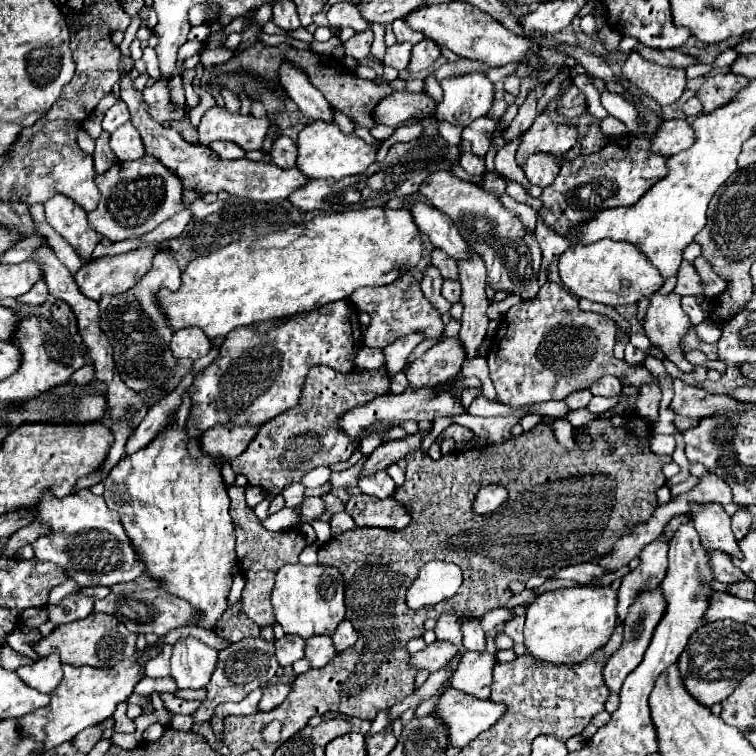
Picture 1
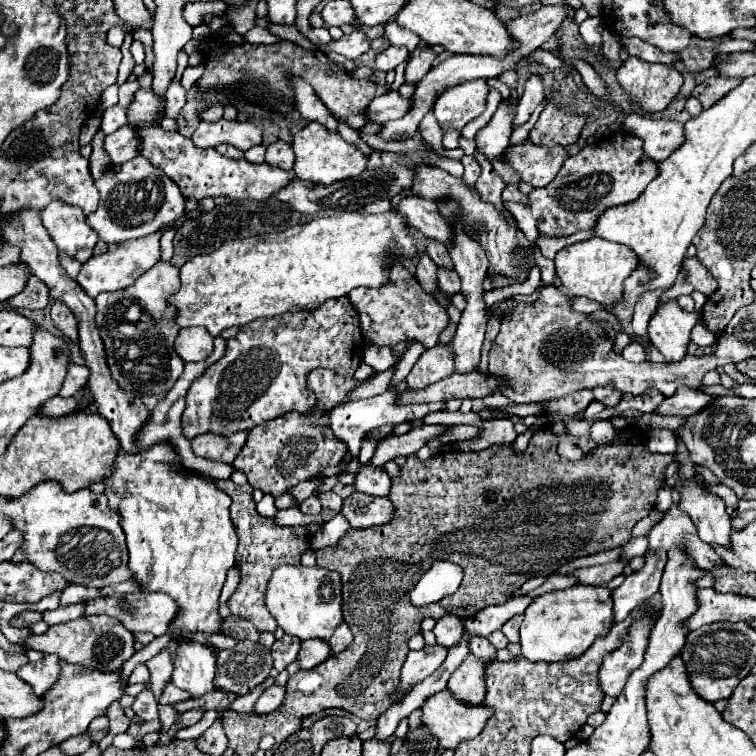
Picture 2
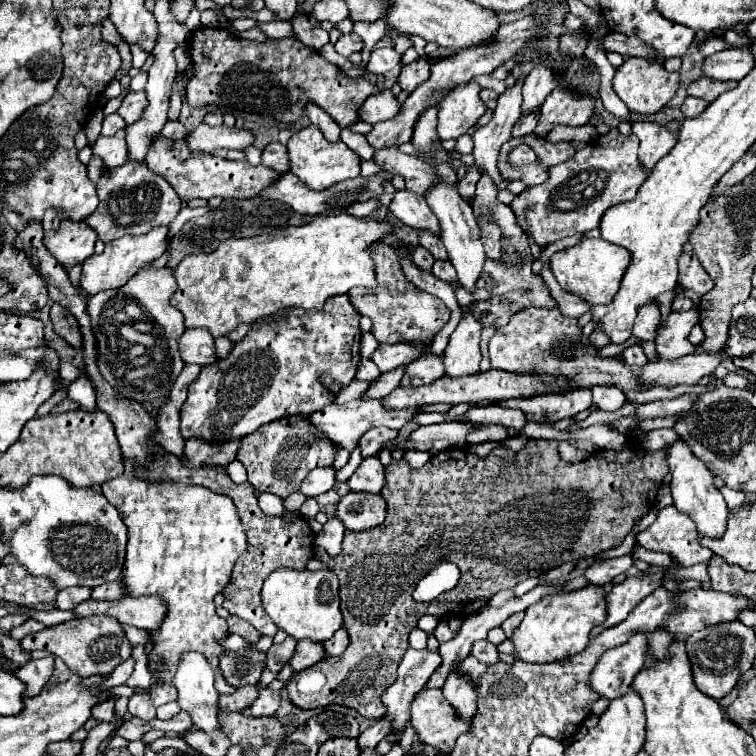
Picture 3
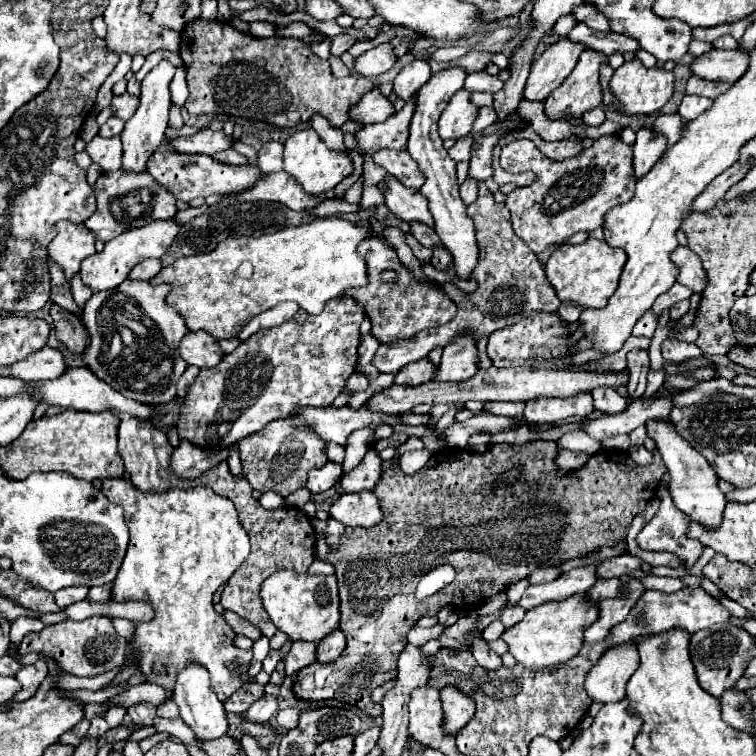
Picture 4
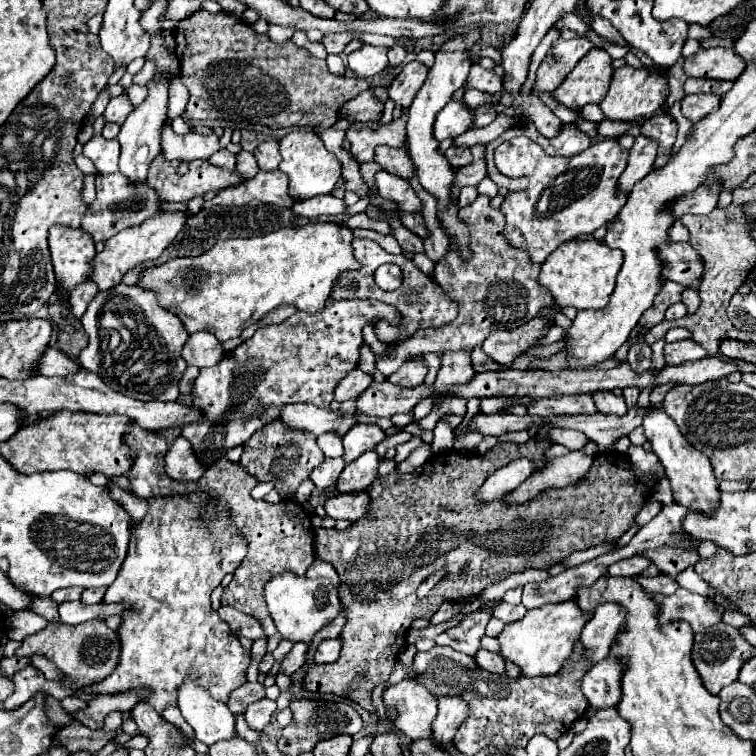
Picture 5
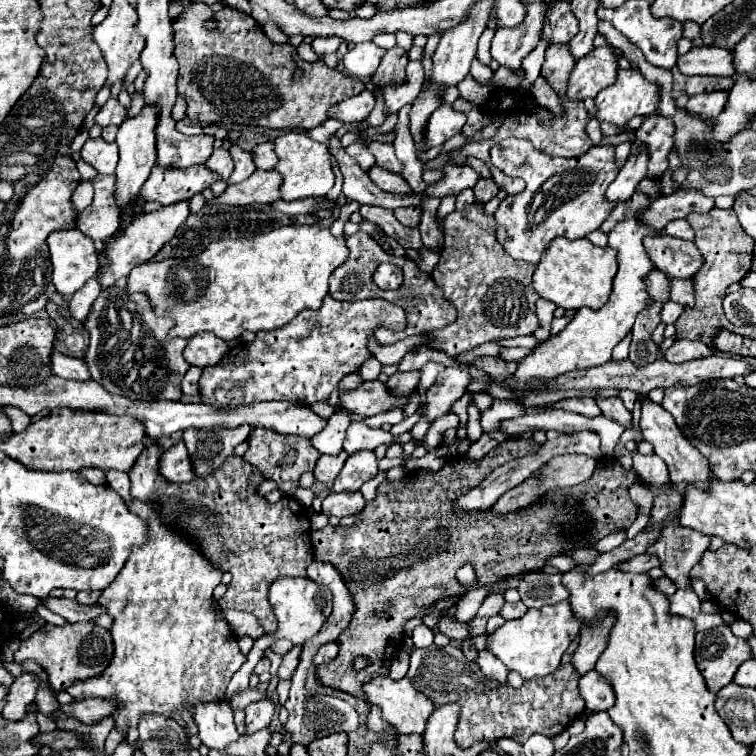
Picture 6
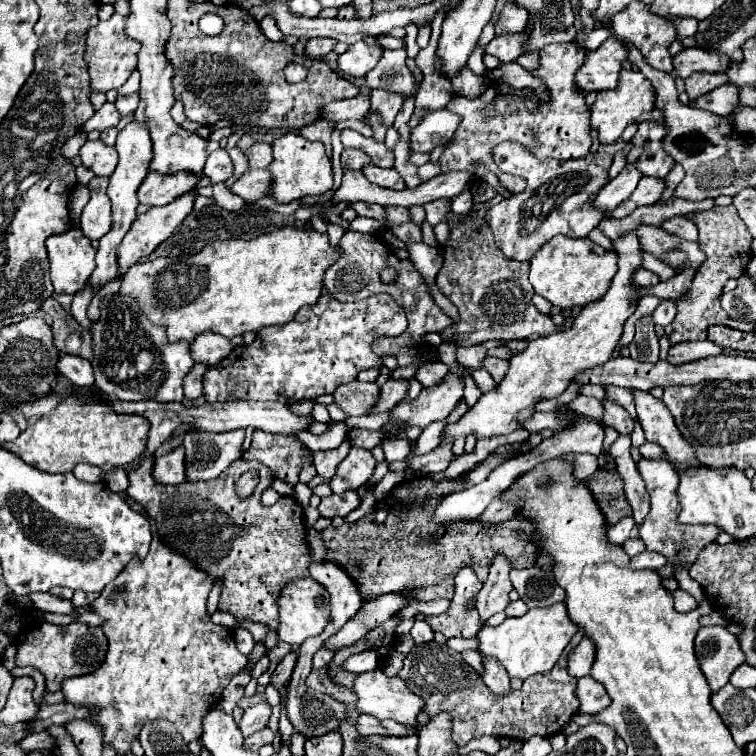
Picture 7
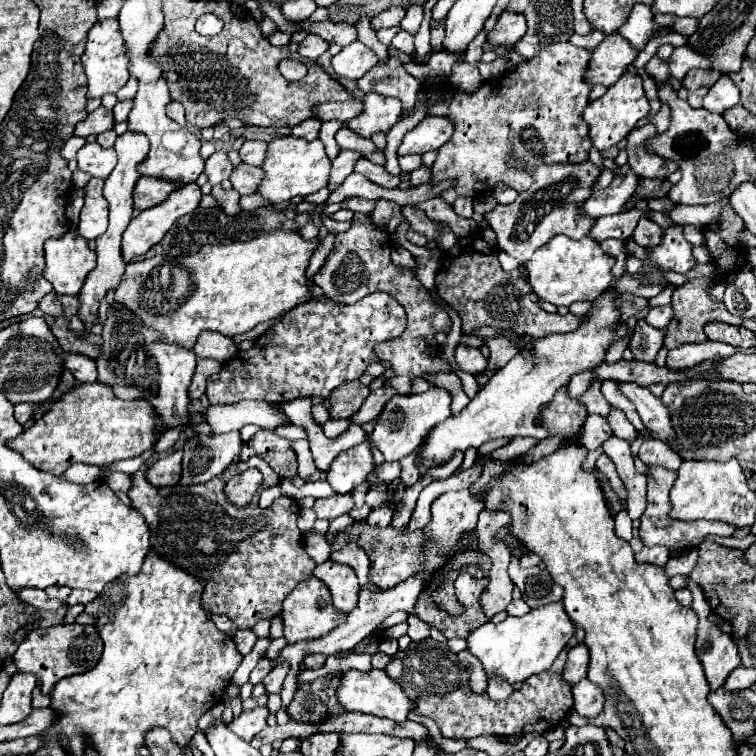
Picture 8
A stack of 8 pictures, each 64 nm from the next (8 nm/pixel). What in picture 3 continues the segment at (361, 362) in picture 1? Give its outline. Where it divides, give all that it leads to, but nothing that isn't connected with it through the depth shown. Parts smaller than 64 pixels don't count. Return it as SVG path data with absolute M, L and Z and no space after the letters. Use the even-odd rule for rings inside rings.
M424 342L420 344L380 344L376 352L372 354L372 362L380 368L380 372L390 372L400 366L406 366L408 362L420 358L428 346Z

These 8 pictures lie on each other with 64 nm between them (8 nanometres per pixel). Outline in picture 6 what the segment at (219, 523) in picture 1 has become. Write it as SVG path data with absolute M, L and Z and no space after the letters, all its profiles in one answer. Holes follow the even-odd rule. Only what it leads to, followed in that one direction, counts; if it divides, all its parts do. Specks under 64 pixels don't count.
M132 500L128 502L128 508L132 514L146 520L150 542L146 546L132 548L132 554L120 570L120 576L116 576L116 580L104 588L98 600L98 606L102 606L106 614L114 618L110 628L114 656L100 676L94 676L94 680L80 680L66 692L74 700L104 698L116 702L116 710L110 714L110 718L114 720L114 728L124 736L130 728L138 726L142 716L162 712L166 718L178 712L186 722L186 736L194 736L196 724L192 724L188 704L194 704L196 700L223 700L232 674L246 662L246 656L240 652L228 622L216 618L214 610L210 610L210 598L222 580L222 570L214 568L196 548L188 544L188 540L180 538L176 532L172 532L172 528L166 528L152 504Z

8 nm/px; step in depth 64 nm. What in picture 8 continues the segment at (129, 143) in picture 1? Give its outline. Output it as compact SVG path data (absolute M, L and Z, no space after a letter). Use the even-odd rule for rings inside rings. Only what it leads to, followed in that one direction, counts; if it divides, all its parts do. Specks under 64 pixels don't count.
M92 142L78 150L76 160L78 160L78 168L82 172L88 172L90 176L104 180L110 176L110 172L116 166L116 152L112 148L104 150L96 142Z

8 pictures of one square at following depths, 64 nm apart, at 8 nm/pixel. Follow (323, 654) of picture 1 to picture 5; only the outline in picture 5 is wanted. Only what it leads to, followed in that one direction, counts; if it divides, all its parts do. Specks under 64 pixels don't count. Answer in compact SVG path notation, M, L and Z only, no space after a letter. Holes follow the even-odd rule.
M298 642L298 644L294 644L294 648L286 654L286 658L282 660L282 672L284 672L286 676L292 676L300 666L306 664L306 650L308 650L308 644Z

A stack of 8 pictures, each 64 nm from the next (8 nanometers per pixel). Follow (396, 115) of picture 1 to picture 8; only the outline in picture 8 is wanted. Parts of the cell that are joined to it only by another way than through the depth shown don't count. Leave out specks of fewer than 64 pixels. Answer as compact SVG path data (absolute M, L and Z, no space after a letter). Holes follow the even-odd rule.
M346 100L346 102L326 102L326 104L318 104L314 108L314 118L320 122L328 122L328 120L338 120L338 122L346 122L354 116L358 116L362 112L362 102L360 100Z

